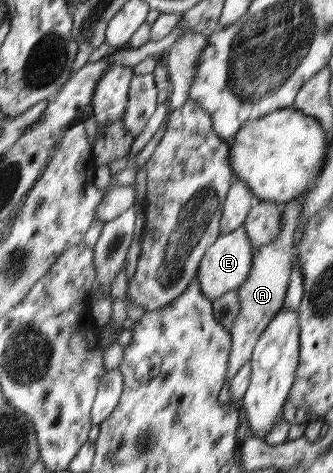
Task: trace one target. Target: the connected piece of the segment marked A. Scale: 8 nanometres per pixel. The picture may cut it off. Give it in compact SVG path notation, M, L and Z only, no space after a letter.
M306 193L289 202L284 202L280 218L281 232L271 242L260 246L254 251L248 277L238 288L240 311L237 314L236 321L233 322L229 330L231 335L231 350L227 363L227 381L233 379L245 363L250 362L256 342L283 306L292 269L292 250L294 247L295 231L299 227Z

